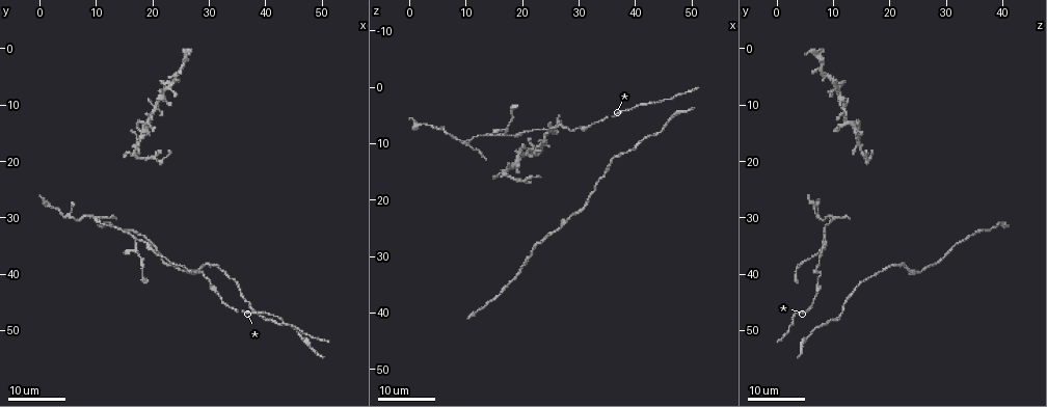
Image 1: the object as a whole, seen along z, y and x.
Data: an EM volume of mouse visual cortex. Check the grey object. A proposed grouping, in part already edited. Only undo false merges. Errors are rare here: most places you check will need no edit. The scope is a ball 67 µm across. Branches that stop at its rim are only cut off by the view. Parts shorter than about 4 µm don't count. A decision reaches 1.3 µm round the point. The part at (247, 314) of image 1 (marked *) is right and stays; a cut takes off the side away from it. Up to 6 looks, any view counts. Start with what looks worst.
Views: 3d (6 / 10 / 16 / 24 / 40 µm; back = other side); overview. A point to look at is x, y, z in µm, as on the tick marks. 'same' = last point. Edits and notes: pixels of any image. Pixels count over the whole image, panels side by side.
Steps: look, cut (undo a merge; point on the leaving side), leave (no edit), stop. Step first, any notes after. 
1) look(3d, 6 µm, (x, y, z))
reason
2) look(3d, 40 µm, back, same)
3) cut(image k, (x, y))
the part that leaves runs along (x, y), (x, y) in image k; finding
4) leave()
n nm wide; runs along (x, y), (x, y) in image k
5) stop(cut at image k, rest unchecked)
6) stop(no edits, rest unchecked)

look(3d, 24 µm, (17.0, 33.5, 8.5))

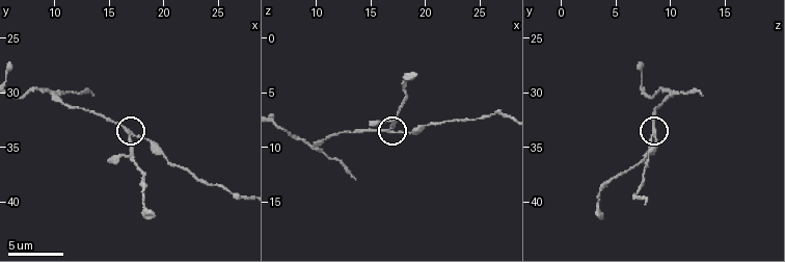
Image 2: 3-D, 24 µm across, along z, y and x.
look(3d, 6 µm, (17.0, 33.6, 8.4))

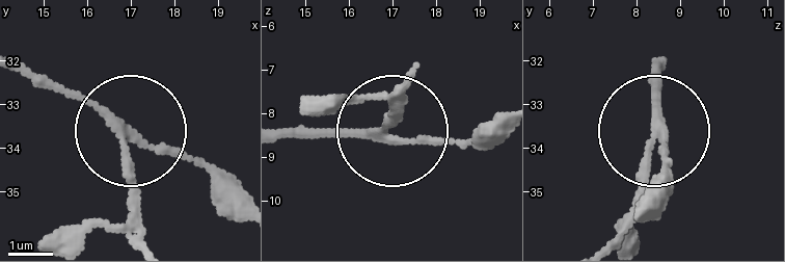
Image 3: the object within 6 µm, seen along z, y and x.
leave()
side arm 11 µm; 3 arms; all the same neuron

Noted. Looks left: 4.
look(3d, 10 µm, (10.6, 29.8, 10.2))
two arms in line, one across

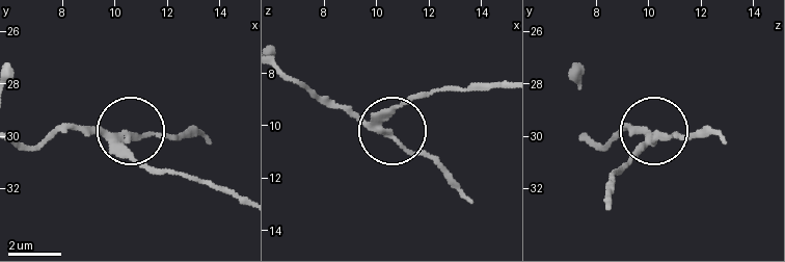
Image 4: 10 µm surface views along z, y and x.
cut(image 4, (76, 126))
3 arms; the part that leaves runs along (112, 138), (54, 131), (21, 142) in image 4; two neurons meet here

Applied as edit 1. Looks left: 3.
look(3d, 16 µm, (16.5, 18.0, 15.0))
four arms meet

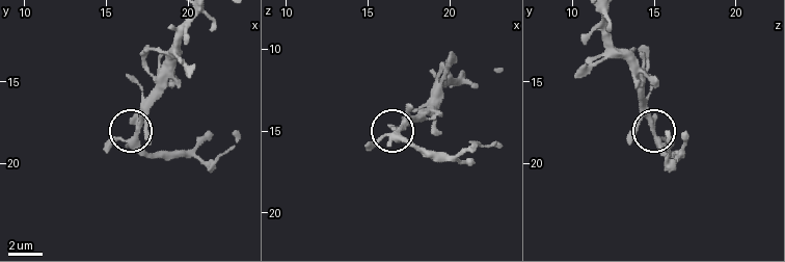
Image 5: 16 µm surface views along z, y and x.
look(3d, 10 µm, (16.8, 18.4, 15.0))

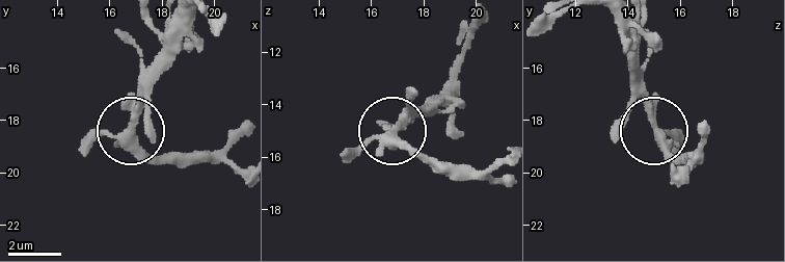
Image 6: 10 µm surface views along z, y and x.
look(3d, 10 µm, back, (16.8, 18.4, 15.1))

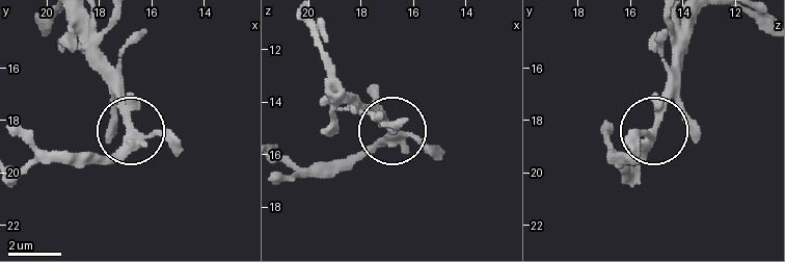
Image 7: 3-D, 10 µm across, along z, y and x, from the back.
leave()
310 nm wide; all the same neuron

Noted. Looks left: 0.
stop(cut at image 4, rest unchecked)

